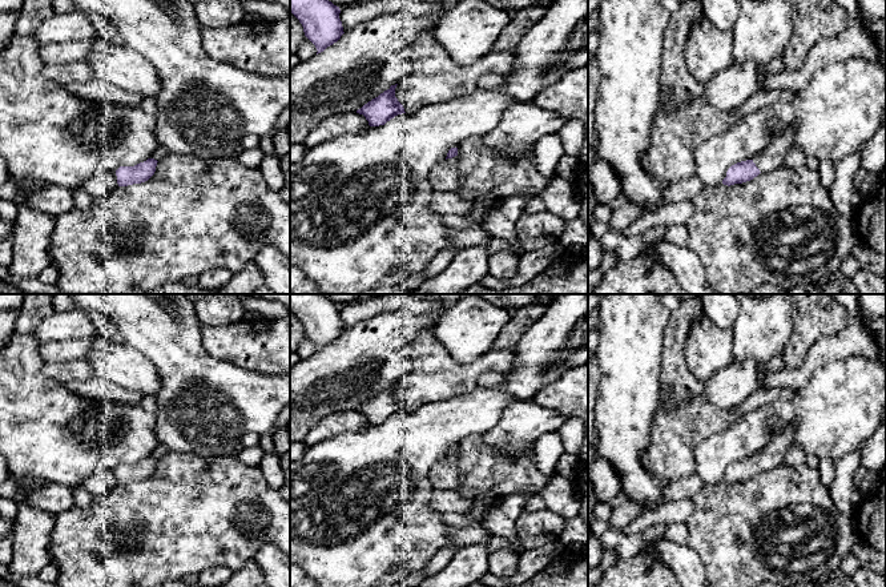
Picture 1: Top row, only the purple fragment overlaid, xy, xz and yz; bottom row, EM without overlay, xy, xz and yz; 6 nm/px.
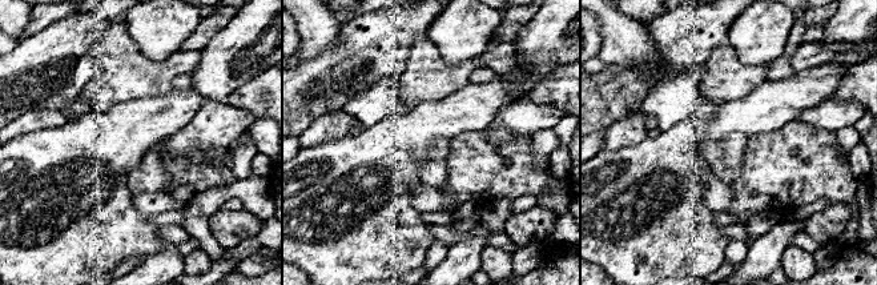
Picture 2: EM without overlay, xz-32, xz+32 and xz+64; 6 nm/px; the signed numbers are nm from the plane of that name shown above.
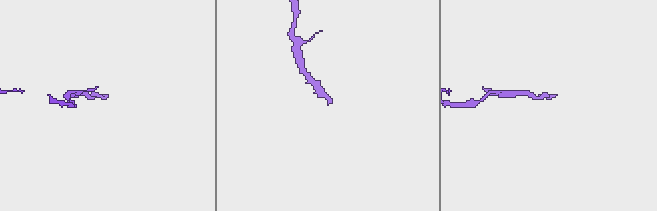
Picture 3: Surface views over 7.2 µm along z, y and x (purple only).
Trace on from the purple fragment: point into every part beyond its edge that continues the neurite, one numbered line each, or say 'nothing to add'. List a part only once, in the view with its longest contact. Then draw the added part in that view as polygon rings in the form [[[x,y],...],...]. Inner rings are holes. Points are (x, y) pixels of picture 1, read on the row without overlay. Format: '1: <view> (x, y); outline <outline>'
1: yz (770, 457); outline [[[793,425],[785,426],[765,449],[752,457],[761,471],[772,470],[784,463],[788,450],[793,446],[793,433]]]

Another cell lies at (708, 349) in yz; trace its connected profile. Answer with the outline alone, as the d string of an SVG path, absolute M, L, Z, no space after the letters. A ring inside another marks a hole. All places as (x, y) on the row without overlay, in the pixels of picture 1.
M702 314L690 326L684 354L690 373L705 382L733 362L733 330L714 326Z

